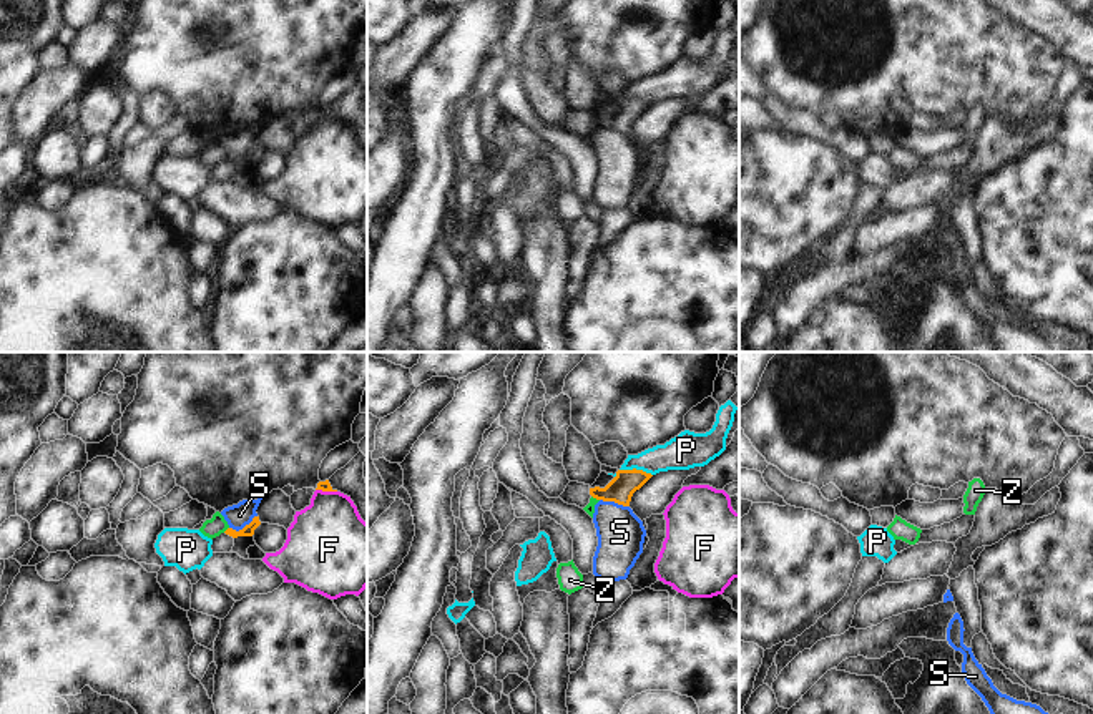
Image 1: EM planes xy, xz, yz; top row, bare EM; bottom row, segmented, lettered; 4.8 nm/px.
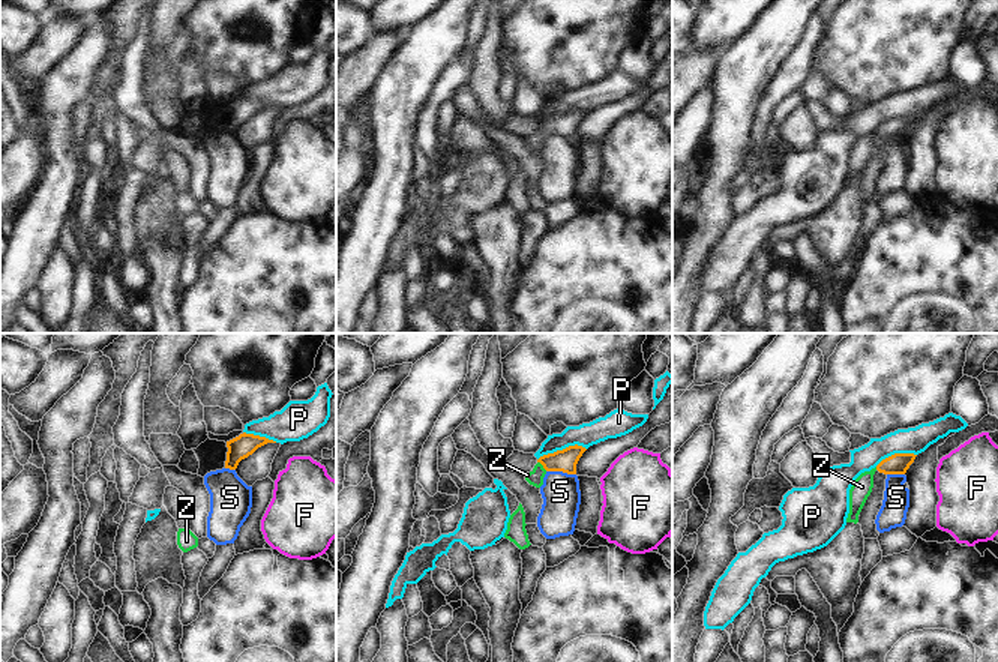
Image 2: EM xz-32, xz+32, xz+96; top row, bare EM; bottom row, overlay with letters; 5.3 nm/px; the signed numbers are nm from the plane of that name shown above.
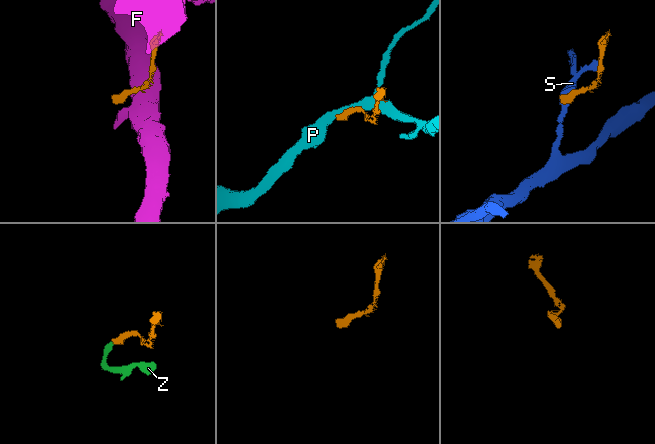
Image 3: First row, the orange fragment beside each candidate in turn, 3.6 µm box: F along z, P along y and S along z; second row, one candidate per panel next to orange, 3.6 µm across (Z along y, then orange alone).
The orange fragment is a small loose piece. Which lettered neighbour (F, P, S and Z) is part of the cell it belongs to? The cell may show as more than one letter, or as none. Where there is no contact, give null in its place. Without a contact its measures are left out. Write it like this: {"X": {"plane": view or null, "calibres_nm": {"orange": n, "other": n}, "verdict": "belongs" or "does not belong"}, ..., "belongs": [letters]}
{"F": {"plane": "xy", "calibres_nm": {"orange": 50, "other": 400}, "verdict": "does not belong"}, "P": {"plane": "xz", "calibres_nm": {"orange": 130, "other": 170}, "verdict": "does not belong"}, "S": {"plane": "xy", "calibres_nm": {"orange": 60, "other": 120}, "verdict": "does not belong"}, "Z": {"plane": "xy", "calibres_nm": {"orange": 60, "other": 90}, "verdict": "belongs"}, "belongs": ["Z"]}

